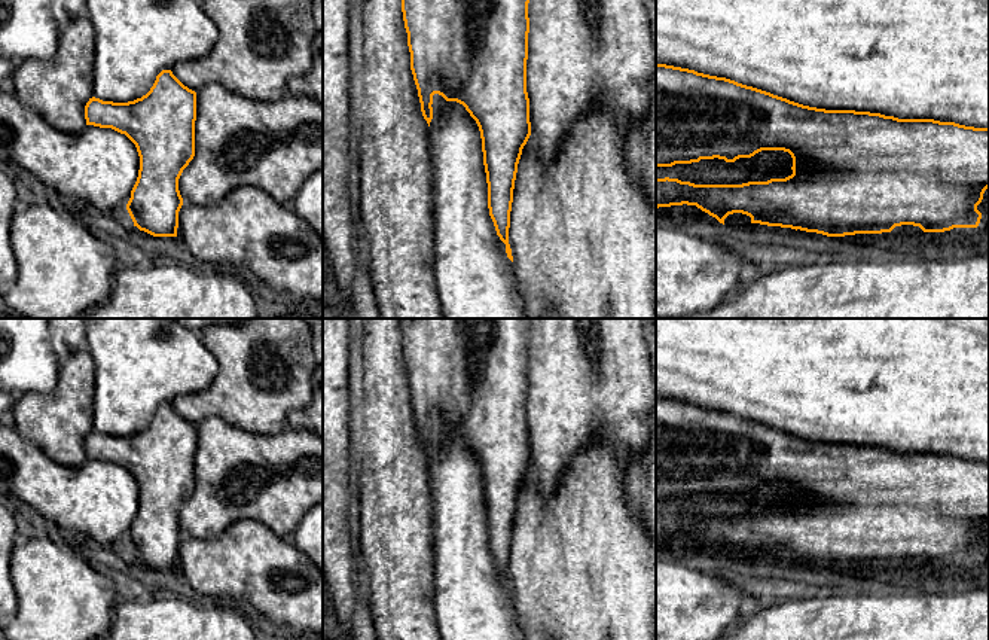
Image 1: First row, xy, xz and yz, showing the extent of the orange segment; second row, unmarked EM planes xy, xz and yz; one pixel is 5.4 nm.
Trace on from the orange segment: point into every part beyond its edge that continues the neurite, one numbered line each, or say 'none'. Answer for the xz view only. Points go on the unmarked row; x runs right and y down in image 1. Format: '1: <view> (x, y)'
none

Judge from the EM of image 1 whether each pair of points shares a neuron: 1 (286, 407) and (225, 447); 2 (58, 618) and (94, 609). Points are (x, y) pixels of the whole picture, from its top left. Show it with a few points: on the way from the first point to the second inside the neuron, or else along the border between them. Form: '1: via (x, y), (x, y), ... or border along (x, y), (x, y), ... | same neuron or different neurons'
1: border along (216, 417), (255, 433), (280, 433), (284, 430) | different neurons
2: via (67, 616), (81, 616), (85, 612) | same neuron

